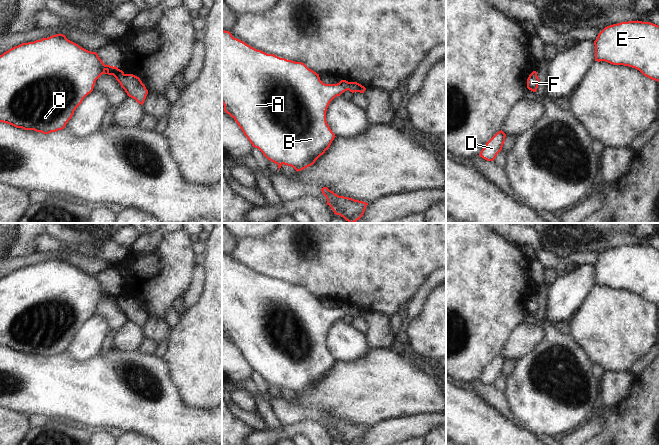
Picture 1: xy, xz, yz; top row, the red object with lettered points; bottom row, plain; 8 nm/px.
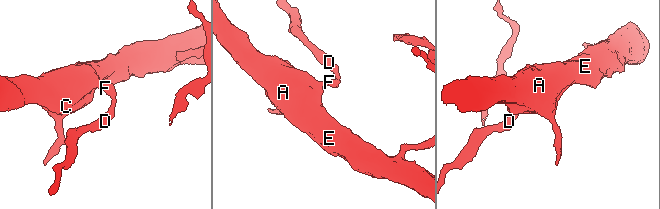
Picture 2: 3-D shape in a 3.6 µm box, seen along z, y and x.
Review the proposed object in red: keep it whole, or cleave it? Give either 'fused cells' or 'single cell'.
single cell

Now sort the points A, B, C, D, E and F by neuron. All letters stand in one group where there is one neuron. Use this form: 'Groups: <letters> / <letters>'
Groups: A B C D E F.

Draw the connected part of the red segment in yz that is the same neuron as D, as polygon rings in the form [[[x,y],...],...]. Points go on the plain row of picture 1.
[[[501,354],[497,356],[481,374],[479,380],[487,385],[493,385],[502,374],[506,358]]]

